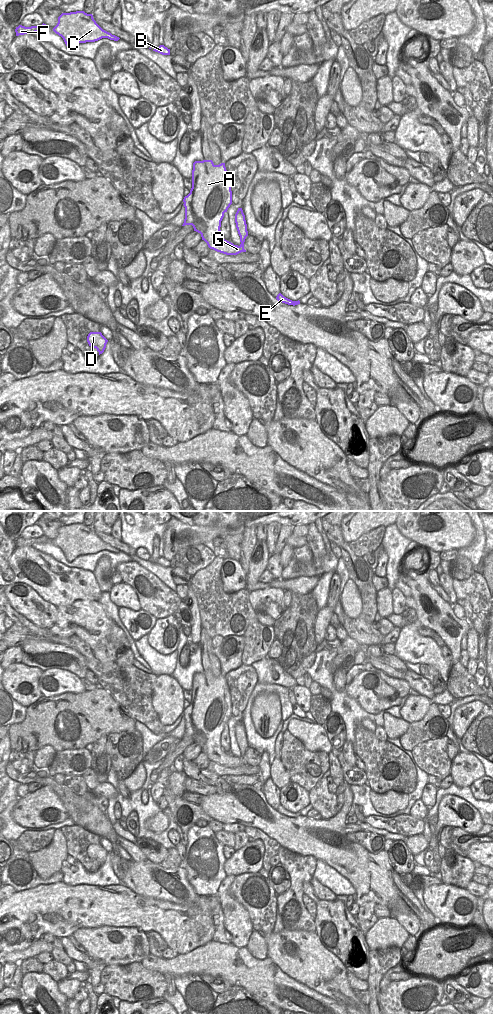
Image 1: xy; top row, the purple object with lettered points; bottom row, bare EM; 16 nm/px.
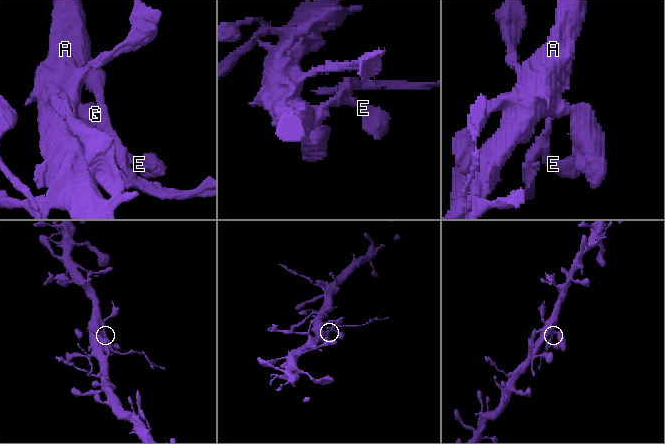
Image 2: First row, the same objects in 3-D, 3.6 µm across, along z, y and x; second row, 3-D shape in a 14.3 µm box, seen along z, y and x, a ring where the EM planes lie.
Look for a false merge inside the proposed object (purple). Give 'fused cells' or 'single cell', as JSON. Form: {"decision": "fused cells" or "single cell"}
{"decision": "fused cells"}

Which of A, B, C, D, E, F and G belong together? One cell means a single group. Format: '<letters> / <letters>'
A B C D F / E G

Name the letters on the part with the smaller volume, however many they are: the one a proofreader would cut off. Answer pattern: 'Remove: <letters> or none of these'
Remove: E, G

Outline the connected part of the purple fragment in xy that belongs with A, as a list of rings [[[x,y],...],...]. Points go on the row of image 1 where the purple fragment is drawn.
[[[212,160],[195,161],[192,170],[192,188],[183,199],[185,219],[182,226],[192,225],[201,234],[210,249],[220,253],[229,251],[230,243],[221,234],[221,221],[232,204],[232,191],[225,163],[215,165]]]

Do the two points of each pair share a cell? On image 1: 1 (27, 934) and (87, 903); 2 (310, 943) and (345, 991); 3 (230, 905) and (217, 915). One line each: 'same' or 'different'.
1: same
2: same
3: different

